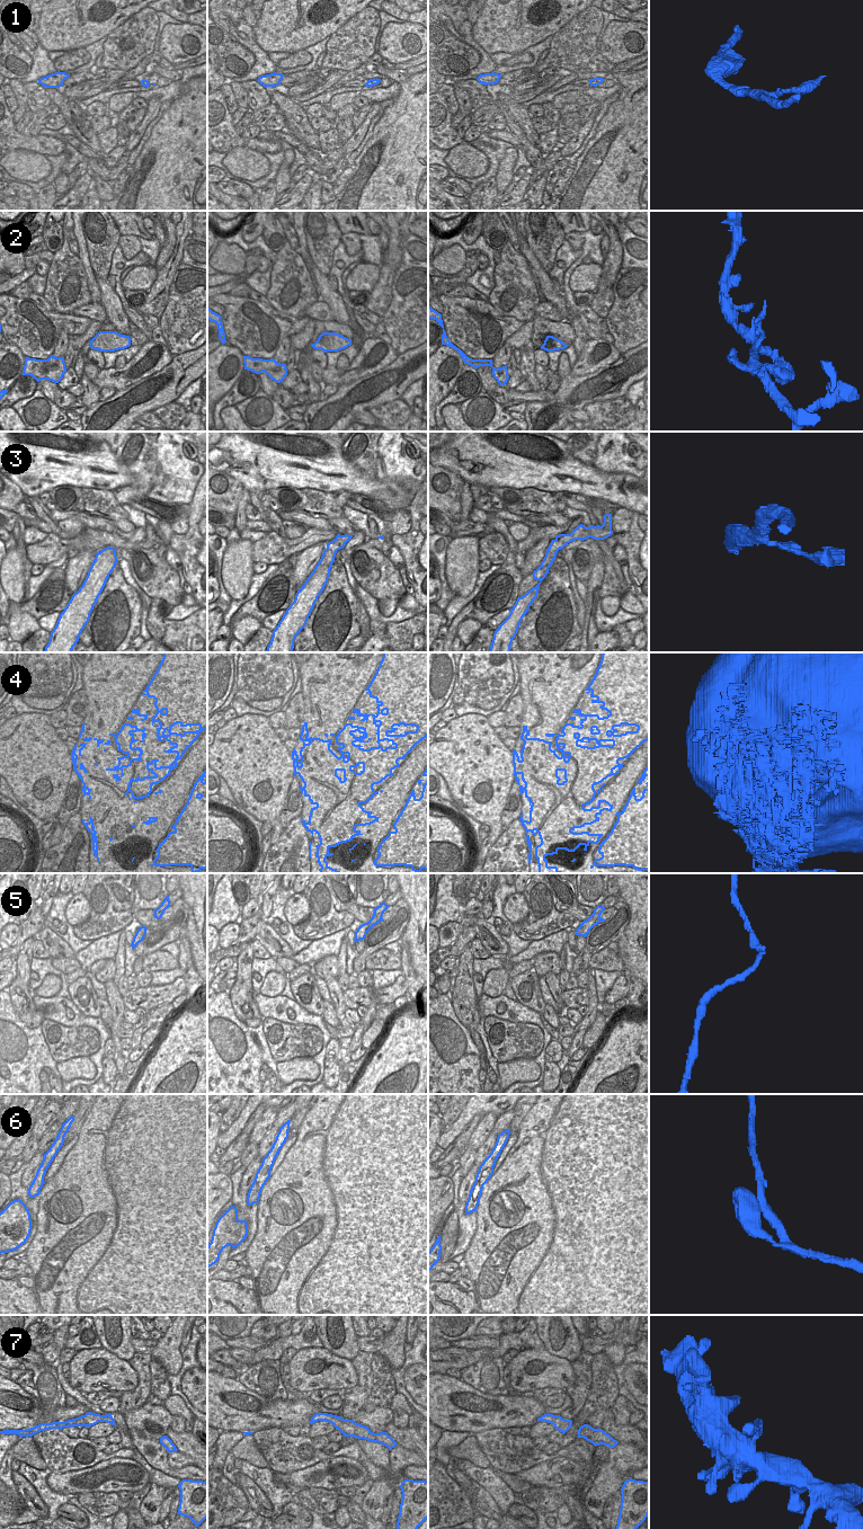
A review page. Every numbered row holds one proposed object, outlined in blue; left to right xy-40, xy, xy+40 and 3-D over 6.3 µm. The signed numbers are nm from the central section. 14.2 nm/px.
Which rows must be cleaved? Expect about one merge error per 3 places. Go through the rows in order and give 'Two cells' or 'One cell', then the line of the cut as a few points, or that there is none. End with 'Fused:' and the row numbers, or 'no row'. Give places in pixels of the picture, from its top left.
1: One cell. No split
2: One cell. No split
3: One cell. No split
4: One cell. No split
5: One cell. No split
6: One cell. No split
7: Two cells. Split along xy (359, 1424), (354, 1429), (354, 1437)
Fused: 7

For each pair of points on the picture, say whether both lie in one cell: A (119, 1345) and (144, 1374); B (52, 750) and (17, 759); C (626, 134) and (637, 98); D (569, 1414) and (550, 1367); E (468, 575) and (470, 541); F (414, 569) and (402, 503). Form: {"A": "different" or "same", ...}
{"A": "different", "B": "same", "C": "same", "D": "different", "E": "same", "F": "different"}

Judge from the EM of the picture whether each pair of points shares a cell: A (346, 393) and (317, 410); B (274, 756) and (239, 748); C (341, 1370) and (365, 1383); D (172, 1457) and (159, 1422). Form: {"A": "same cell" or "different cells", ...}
{"A": "same cell", "B": "same cell", "C": "different cells", "D": "different cells"}

